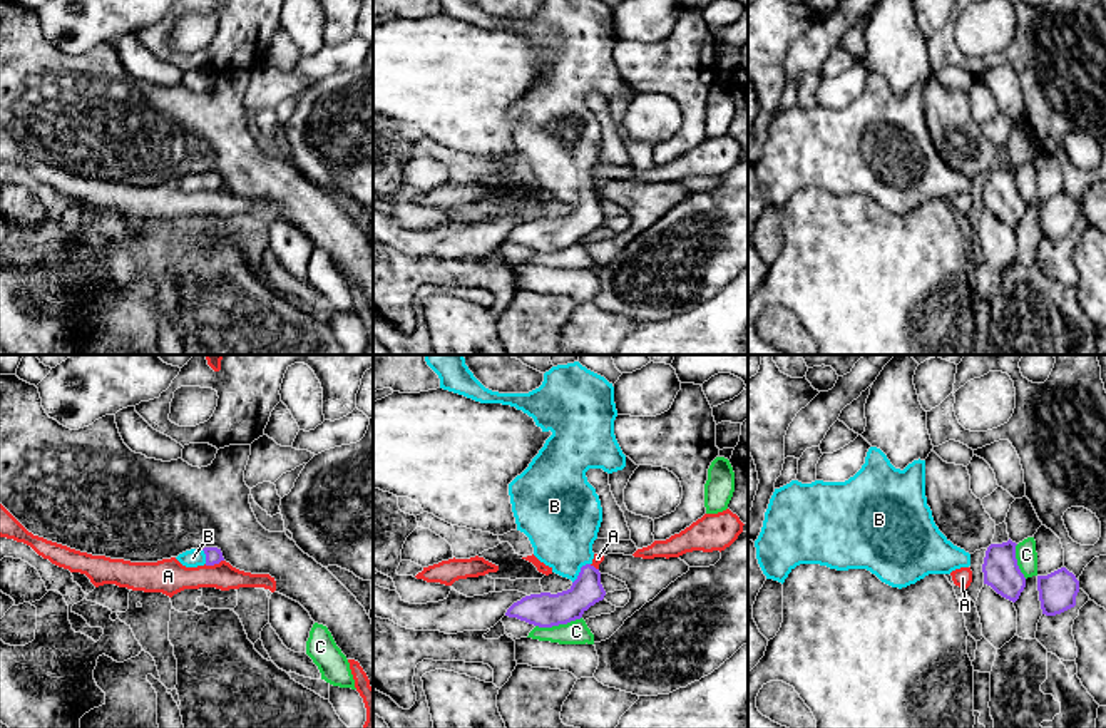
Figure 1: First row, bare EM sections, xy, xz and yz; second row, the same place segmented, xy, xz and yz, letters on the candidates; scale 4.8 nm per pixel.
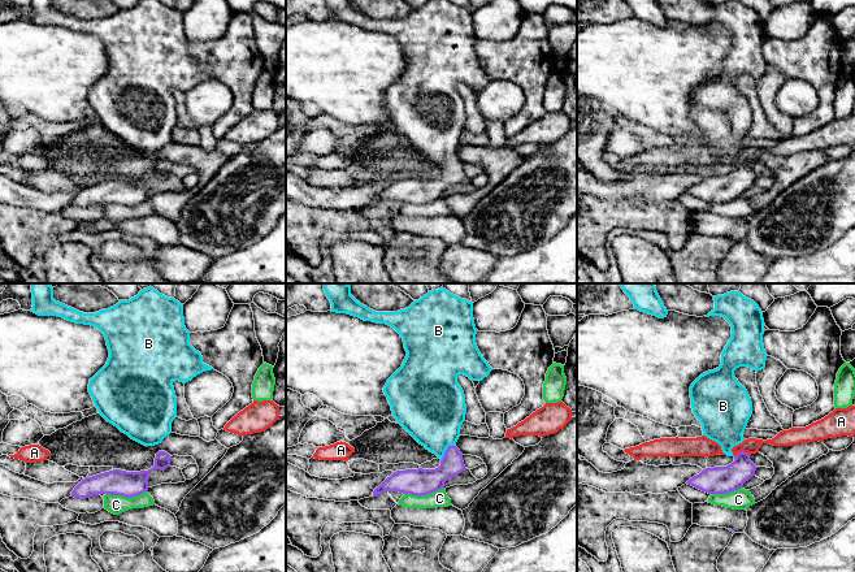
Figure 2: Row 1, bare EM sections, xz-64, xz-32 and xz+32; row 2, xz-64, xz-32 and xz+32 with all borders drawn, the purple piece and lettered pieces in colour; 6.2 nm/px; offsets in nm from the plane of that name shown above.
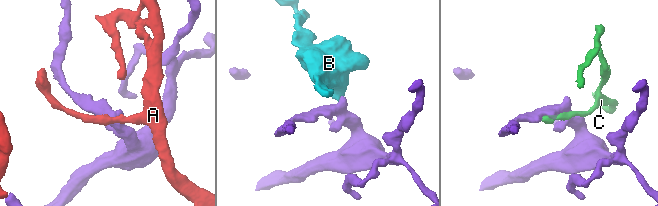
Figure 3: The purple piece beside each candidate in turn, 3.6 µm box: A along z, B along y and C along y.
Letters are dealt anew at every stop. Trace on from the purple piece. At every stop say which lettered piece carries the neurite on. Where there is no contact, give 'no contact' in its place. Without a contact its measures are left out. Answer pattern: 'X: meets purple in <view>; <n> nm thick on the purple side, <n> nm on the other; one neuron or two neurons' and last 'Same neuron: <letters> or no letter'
A: meets purple in xy; 80 nm thick on the purple side, 170 nm on the other; two neurons
B: meets purple in xz; 170 nm thick on the purple side, 340 nm on the other; one neuron
C: meets purple in xz; 170 nm thick on the purple side, 110 nm on the other; two neurons
Same neuron: B

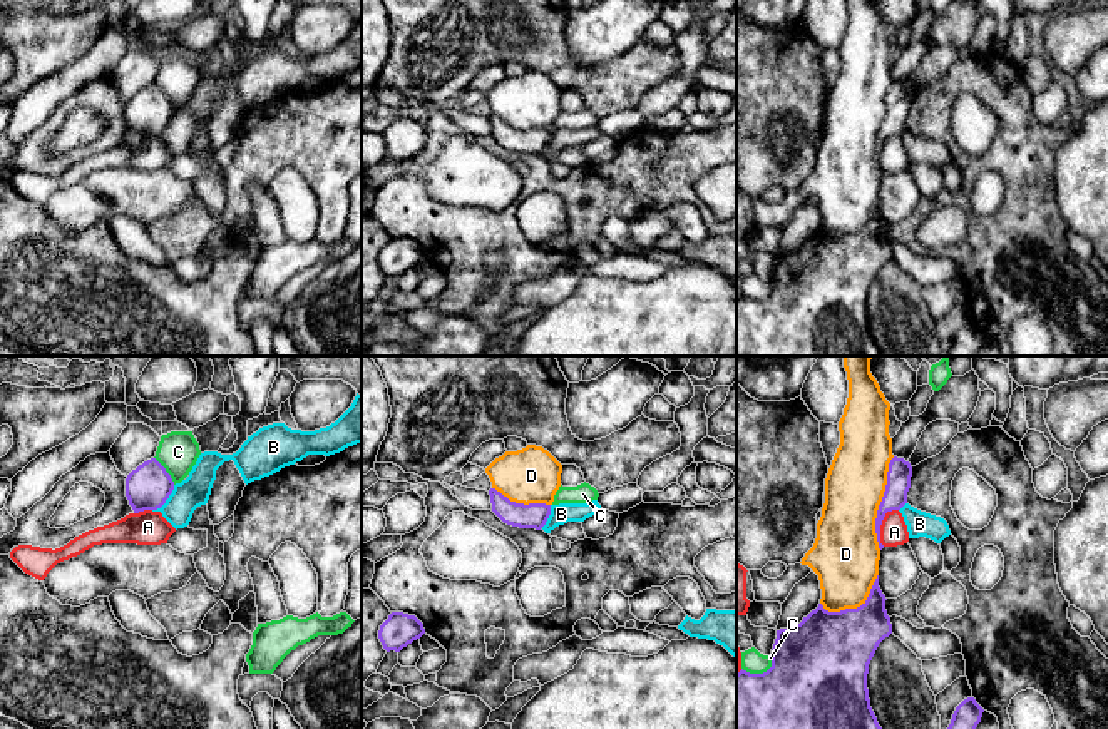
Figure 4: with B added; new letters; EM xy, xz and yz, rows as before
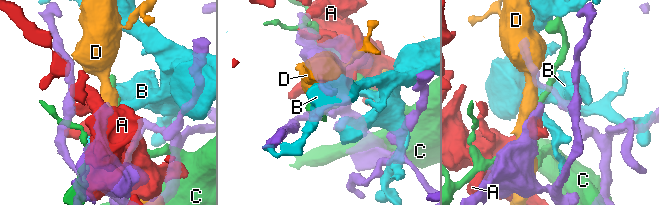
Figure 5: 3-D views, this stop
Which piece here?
A: meets purple in yz; 110 nm thick on the purple side, 130 nm on the other; two neurons
B: meets purple in xy; 220 nm thick on the purple side, 150 nm on the other; two neurons
C: meets purple in xy; 220 nm thick on the purple side, 200 nm on the other; two neurons
D: meets purple in yz; 120 nm thick on the purple side, 300 nm on the other; two neurons
Same neuron: no letter

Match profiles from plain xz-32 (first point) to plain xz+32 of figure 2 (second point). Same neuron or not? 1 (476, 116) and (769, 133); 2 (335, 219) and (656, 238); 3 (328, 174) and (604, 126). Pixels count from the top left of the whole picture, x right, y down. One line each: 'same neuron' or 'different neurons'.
1: same neuron
2: different neurons
3: same neuron

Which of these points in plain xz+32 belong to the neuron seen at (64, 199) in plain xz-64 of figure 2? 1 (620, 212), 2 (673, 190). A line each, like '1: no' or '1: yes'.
1: no
2: yes

